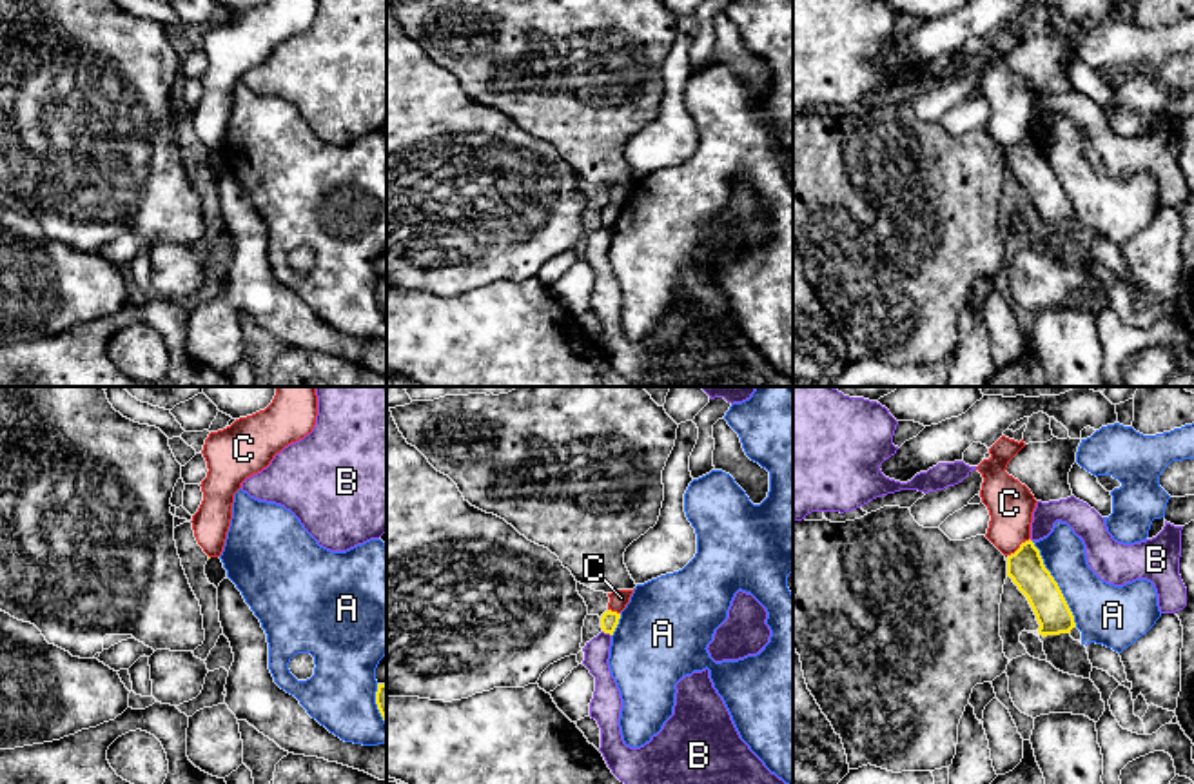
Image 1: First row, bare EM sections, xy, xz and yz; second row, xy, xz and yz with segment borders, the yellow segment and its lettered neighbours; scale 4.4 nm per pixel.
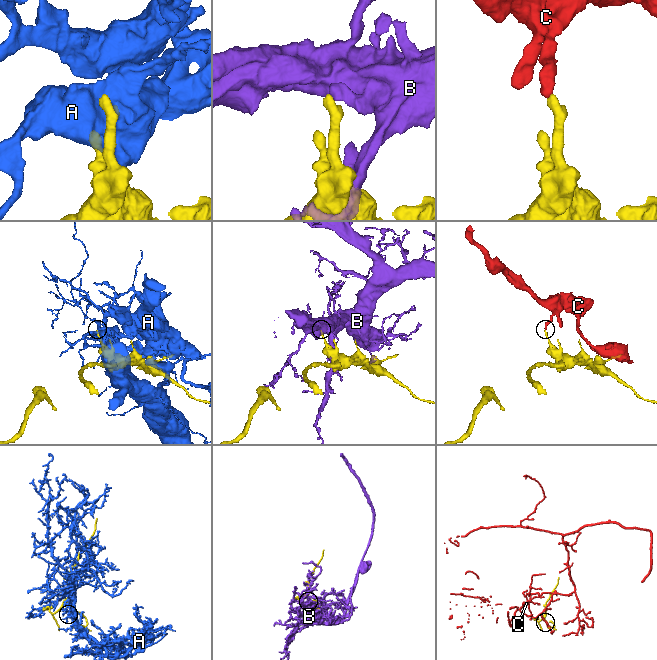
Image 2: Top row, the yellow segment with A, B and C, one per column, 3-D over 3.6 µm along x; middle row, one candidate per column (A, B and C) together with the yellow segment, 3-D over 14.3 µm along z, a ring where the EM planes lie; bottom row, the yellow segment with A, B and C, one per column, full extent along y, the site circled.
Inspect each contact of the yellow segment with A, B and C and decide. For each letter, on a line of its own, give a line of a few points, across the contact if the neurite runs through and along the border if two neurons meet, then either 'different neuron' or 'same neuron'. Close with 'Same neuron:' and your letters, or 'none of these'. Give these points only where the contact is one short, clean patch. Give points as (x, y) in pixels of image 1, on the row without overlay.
A: different neuron
B: different neuron
C: yz (1029, 131), (1009, 149) | different neuron
Same neuron: none of these

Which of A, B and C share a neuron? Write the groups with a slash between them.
A / B / C

